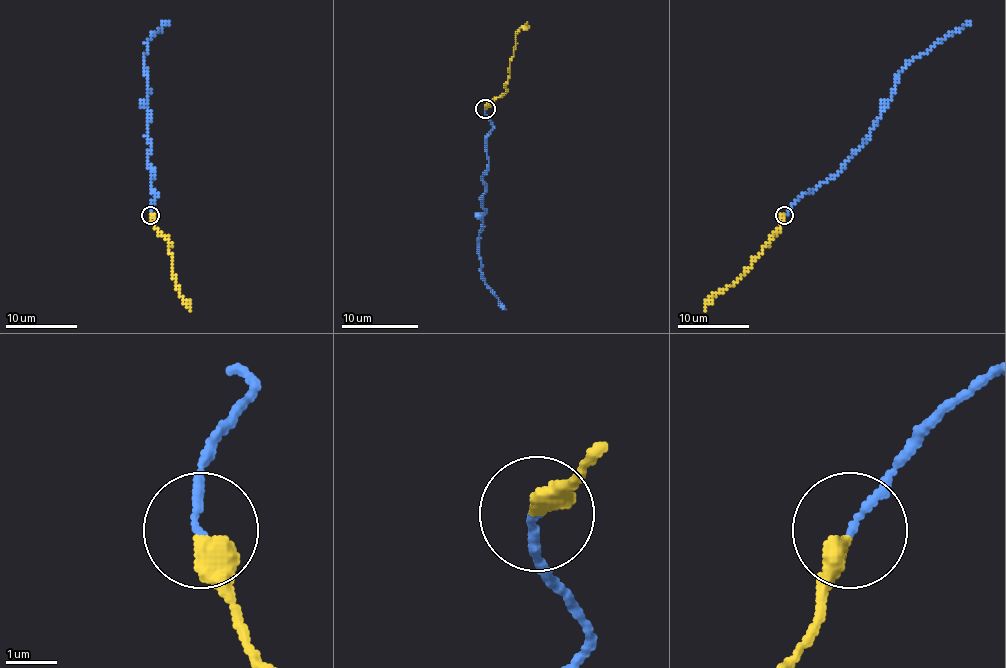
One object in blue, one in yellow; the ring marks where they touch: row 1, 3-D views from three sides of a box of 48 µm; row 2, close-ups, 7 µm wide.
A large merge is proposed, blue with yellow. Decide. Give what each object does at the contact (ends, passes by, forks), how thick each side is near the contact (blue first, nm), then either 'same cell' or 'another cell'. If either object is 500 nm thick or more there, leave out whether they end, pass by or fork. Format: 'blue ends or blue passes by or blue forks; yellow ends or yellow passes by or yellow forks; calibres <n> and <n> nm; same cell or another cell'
blue ends; yellow ends; calibres 140 and 480 nm; same cell

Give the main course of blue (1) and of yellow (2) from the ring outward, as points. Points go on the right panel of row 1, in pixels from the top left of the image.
1: (785, 215), (801, 195), (828, 181), (867, 138), (892, 94), (897, 72), (908, 61), (971, 22)
2: (785, 215), (781, 228), (769, 244), (738, 278), (715, 294), (704, 310)

